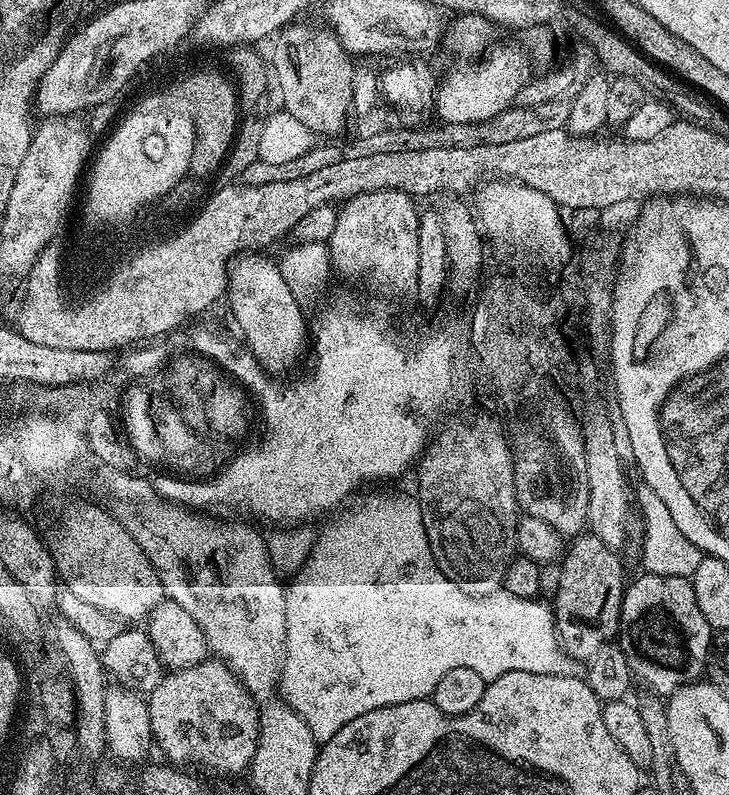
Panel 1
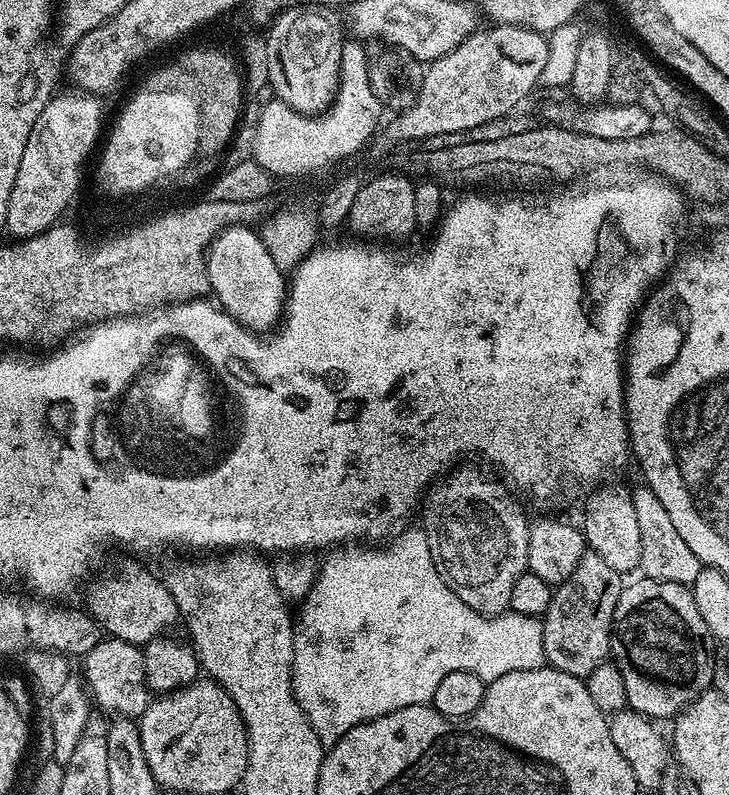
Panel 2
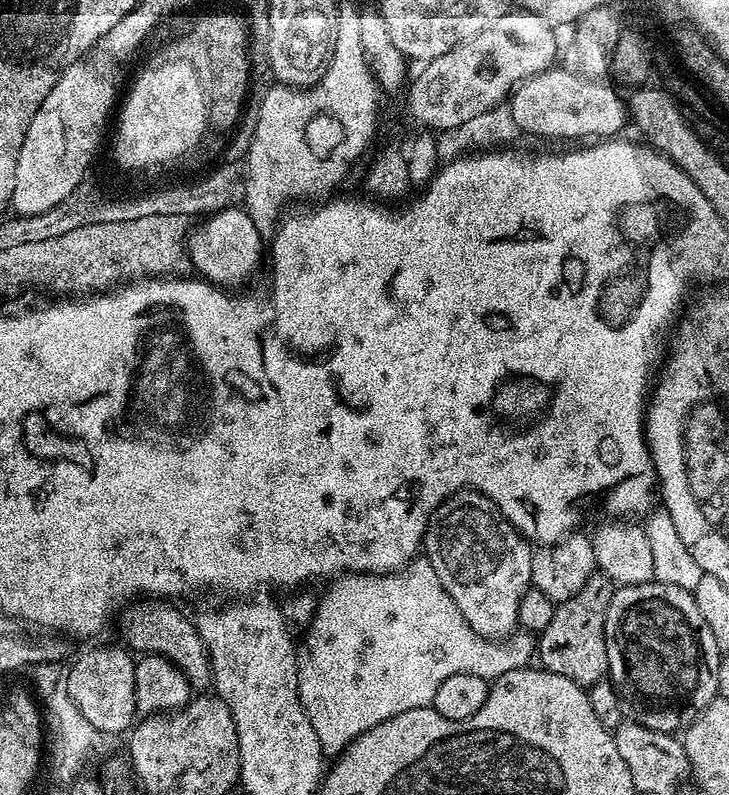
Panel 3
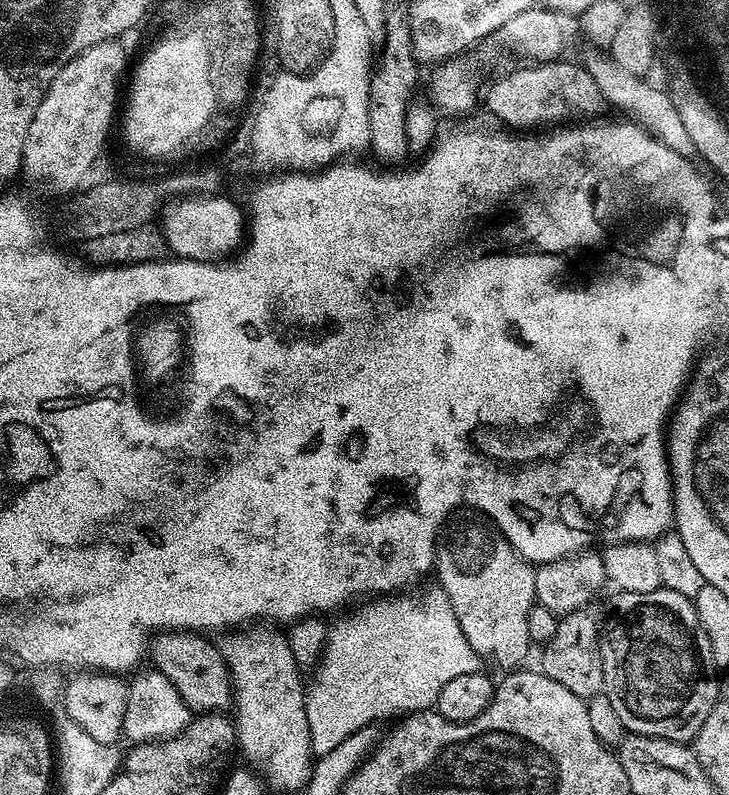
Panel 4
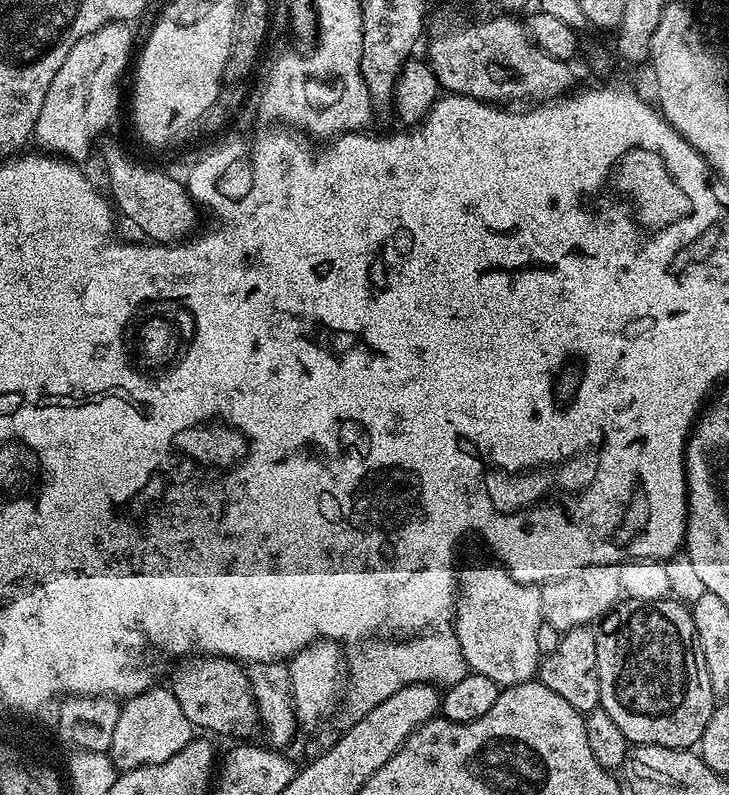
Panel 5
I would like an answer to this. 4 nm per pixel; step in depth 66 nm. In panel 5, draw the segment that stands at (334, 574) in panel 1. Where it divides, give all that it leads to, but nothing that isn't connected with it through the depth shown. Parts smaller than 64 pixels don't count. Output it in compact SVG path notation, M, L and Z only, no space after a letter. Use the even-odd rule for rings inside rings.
M429 630L411 638L361 640L346 656L346 687L342 693L349 721L361 720L386 698L398 694L407 684L447 686L467 676L470 669L452 630ZM448 631L448 632L444 632Z

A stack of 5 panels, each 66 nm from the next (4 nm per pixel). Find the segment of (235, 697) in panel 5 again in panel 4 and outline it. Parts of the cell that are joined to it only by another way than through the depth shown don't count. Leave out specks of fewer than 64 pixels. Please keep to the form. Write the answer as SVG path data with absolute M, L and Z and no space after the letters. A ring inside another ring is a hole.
M165 630L151 637L146 649L147 655L152 656L155 671L166 674L170 682L174 682L174 690L182 694L182 702L192 709L196 714L220 714L224 707L231 705L234 700L234 689L232 687L232 675L228 673L226 662L222 658L219 647L215 643L211 644L209 637L204 634L185 632L183 630Z

